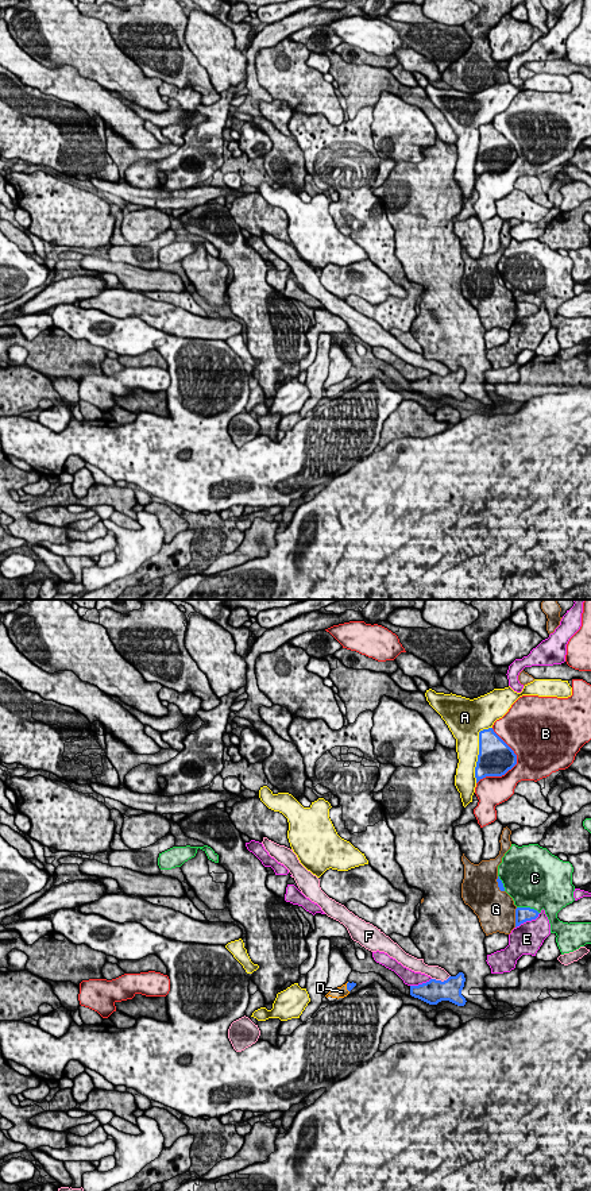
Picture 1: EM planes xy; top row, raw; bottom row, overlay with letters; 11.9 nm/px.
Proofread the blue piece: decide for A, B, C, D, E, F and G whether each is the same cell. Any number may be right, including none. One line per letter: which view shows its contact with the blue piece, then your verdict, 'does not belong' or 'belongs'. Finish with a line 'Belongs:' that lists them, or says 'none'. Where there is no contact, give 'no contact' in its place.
A: meets blue in xy; does not belong
B: meets blue in xy; does not belong
C: meets blue in xy; does not belong
D: meets blue in xy; belongs
E: meets blue in xy; does not belong
F: meets blue in xy; does not belong
G: meets blue in xy; does not belong
Belongs: D

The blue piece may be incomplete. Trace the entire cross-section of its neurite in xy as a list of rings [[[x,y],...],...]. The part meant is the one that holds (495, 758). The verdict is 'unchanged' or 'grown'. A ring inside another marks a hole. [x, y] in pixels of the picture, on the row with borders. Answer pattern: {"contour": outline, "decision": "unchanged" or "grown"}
{"contour": [[[492,728],[479,732],[479,755],[475,767],[476,783],[486,776],[502,776],[515,764],[517,755]]], "decision": "unchanged"}

